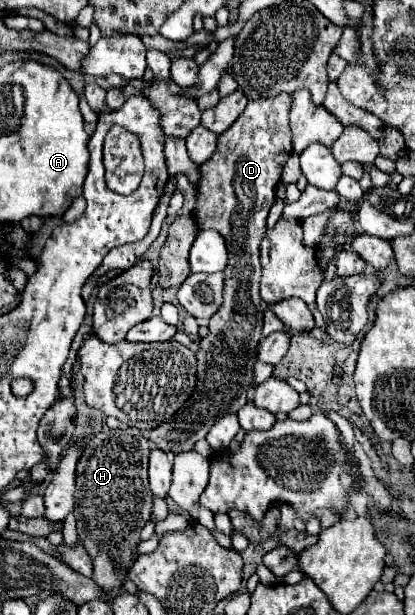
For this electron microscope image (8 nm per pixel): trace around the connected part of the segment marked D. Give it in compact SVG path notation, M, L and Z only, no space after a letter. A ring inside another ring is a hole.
M280 94L276 98L250 100L230 130L218 136L218 148L208 162L200 166L194 216L198 228L218 230L228 244L230 262L224 270L226 290L220 310L210 318L208 336L196 350L196 390L188 402L166 422L156 426L148 440L174 458L194 448L208 430L226 414L236 414L248 402L248 390L254 386L254 364L262 340L262 298L258 294L260 278L260 242L266 234L266 216L274 204L282 166L290 156L288 112L294 98Z

